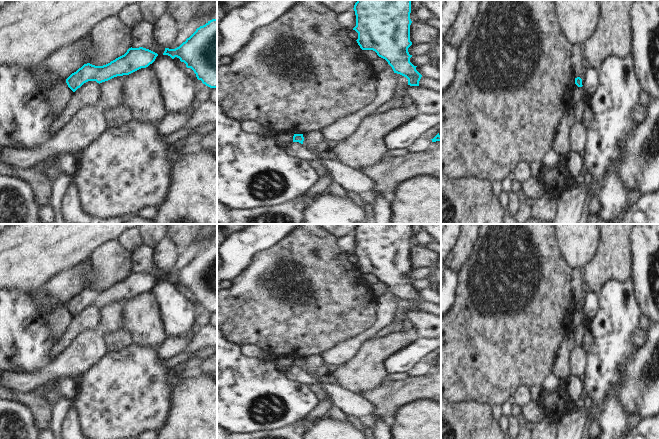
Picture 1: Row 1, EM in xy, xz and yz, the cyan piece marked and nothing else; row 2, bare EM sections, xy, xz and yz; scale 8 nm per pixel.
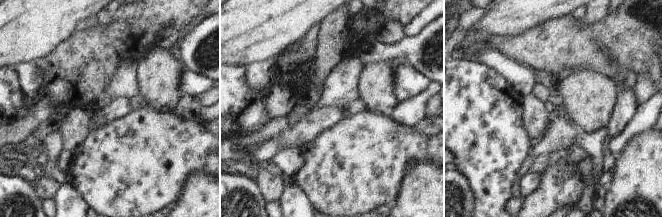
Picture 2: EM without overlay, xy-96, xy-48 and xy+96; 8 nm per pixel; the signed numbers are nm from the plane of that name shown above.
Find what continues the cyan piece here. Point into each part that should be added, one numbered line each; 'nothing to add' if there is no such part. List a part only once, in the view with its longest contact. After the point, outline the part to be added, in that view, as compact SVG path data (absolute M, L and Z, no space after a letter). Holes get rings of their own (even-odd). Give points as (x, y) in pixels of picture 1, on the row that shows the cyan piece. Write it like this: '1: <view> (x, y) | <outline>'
nothing to add

